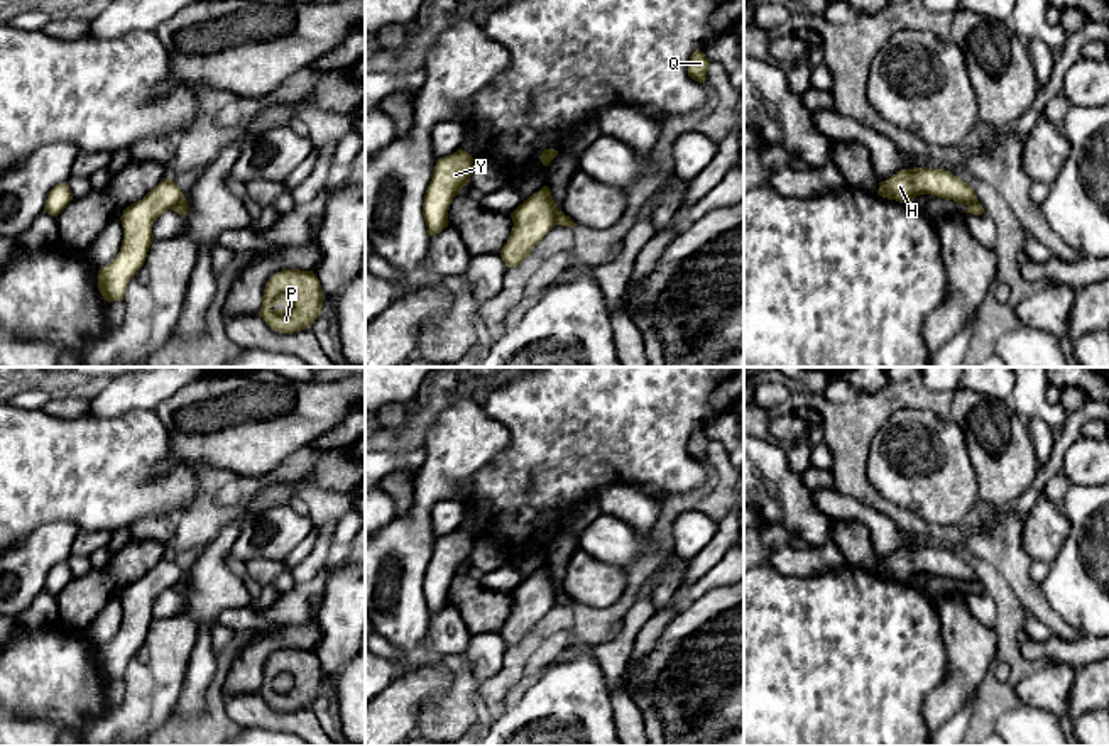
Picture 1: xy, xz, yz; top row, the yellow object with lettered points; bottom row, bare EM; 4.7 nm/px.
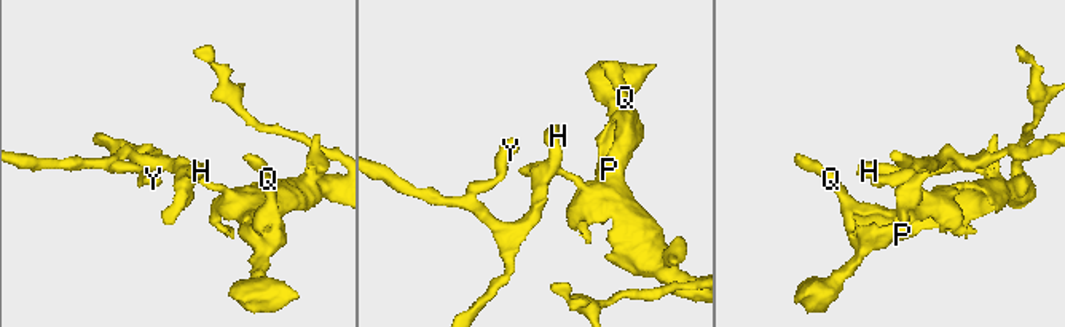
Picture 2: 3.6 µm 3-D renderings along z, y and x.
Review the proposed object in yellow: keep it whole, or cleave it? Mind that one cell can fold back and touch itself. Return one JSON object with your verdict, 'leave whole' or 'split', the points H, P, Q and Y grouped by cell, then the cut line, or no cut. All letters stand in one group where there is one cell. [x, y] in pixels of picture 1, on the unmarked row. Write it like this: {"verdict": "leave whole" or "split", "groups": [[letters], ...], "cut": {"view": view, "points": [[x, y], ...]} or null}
{"verdict": "split", "groups": [["H", "Y"], ["P", "Q"]], "cut": {"view": "xz", "points": [[558, 591], [555, 603]]}}

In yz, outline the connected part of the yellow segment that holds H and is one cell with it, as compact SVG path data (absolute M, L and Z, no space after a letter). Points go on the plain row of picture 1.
M933 546L901 548L879 563L877 573L911 584L920 573L931 573L957 582L979 580L974 567L950 550Z

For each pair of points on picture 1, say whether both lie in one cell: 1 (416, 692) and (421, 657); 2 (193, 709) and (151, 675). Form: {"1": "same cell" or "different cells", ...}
{"1": "different cells", "2": "different cells"}

